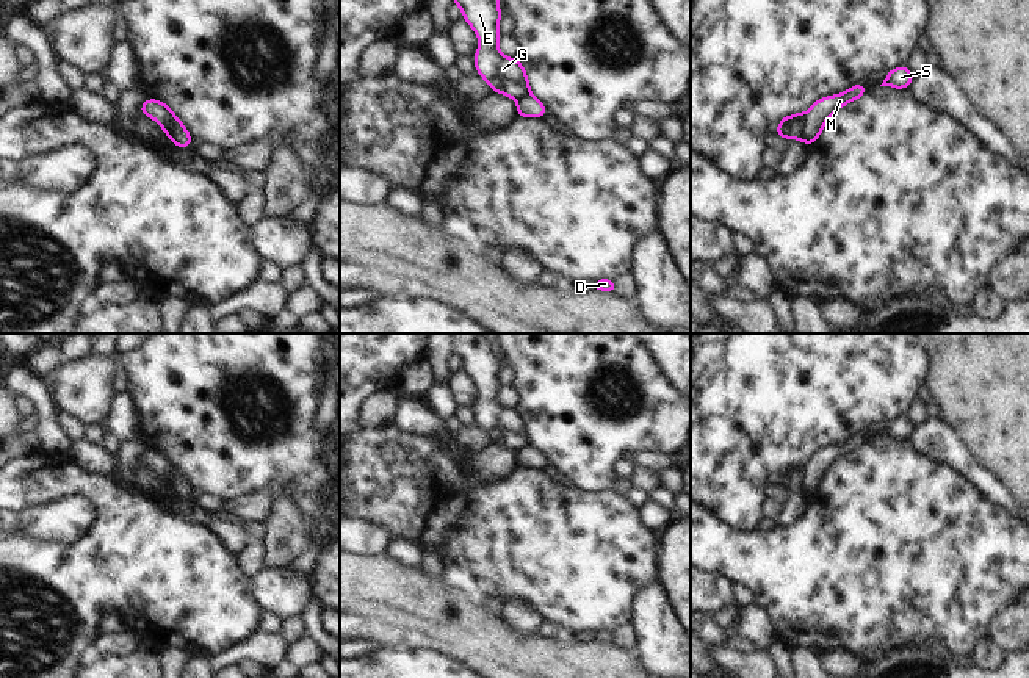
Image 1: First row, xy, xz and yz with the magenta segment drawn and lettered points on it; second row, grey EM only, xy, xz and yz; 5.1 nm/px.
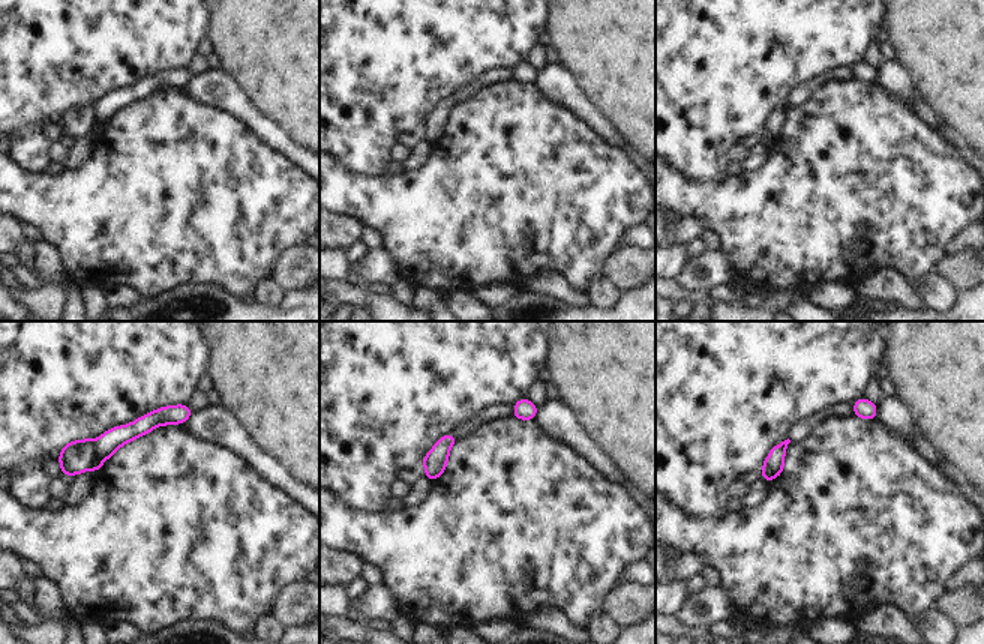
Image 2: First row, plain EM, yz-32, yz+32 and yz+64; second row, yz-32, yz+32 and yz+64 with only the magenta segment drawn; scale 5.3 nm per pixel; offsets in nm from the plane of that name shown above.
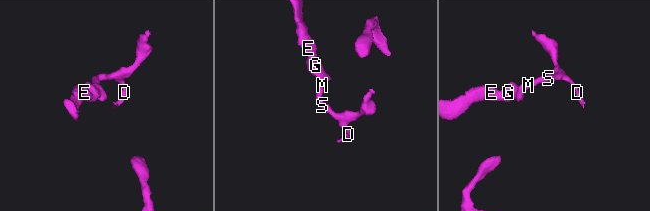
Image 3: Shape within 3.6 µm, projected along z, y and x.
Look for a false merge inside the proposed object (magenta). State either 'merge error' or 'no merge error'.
merge error

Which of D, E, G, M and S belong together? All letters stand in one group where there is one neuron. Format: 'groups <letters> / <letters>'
groups D M S / E G

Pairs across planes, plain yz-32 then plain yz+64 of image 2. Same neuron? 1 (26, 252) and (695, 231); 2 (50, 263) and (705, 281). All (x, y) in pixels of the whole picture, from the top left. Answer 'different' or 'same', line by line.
1: same
2: same

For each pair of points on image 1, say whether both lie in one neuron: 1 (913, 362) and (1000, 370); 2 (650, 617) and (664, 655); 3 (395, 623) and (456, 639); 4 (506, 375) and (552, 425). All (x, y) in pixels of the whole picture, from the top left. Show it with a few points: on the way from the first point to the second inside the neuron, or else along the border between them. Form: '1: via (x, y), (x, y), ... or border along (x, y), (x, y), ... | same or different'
1: border along (921, 349), (927, 360), (926, 382) | different
2: via (660, 627), (664, 645) | same
3: via (411, 623), (440, 623) | same
4: border along (501, 354), (512, 370), (512, 385) | different

